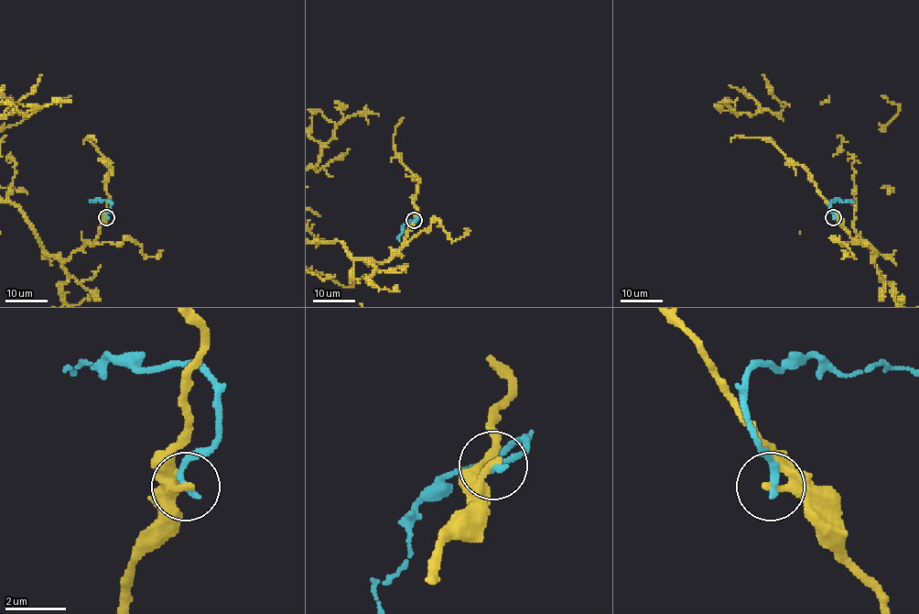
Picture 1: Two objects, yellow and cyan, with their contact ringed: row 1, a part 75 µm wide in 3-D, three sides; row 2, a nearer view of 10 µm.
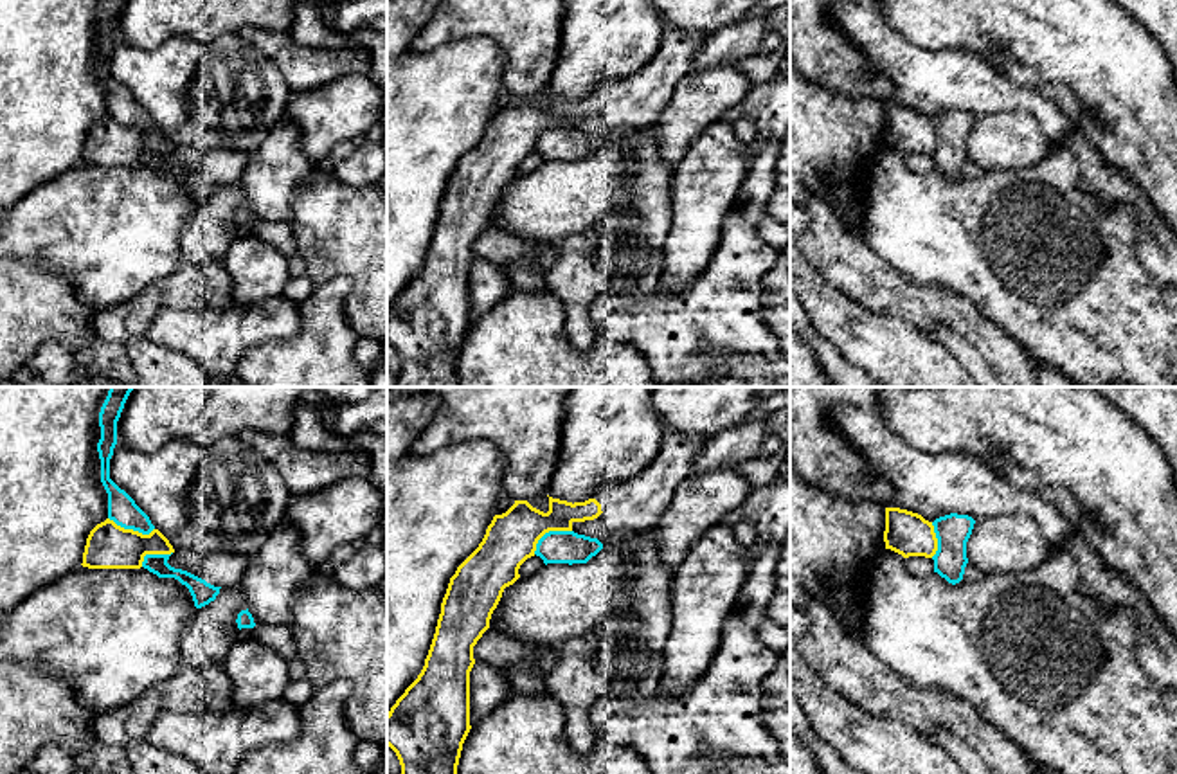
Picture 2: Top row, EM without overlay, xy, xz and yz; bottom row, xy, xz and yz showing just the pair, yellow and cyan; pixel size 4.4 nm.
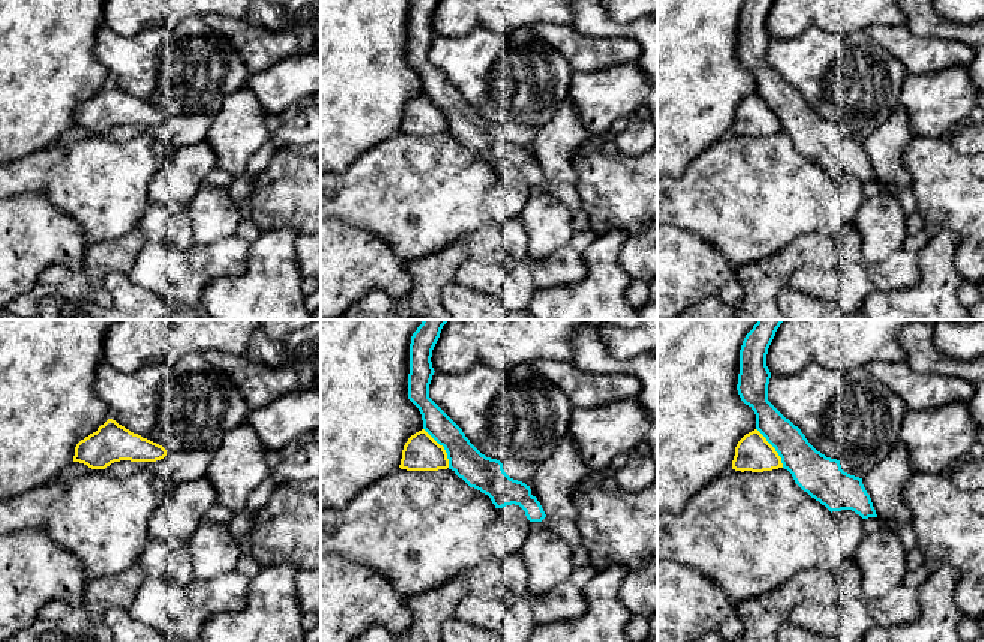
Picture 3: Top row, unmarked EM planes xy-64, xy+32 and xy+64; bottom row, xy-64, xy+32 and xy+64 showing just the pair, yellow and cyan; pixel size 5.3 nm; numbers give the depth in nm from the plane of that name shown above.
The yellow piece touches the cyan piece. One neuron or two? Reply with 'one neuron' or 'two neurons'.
two neurons

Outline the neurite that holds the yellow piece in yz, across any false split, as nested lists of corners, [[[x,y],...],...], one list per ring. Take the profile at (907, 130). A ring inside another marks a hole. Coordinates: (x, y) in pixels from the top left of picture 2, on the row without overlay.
[[[885,104],[884,139],[885,146],[891,146],[903,155],[932,155],[938,148],[938,135],[932,119],[918,110],[900,104]]]

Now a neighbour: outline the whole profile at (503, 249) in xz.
[[[490,223],[473,243],[473,256],[493,263],[506,274],[513,265],[535,265],[547,274],[558,261],[558,243],[518,238]]]

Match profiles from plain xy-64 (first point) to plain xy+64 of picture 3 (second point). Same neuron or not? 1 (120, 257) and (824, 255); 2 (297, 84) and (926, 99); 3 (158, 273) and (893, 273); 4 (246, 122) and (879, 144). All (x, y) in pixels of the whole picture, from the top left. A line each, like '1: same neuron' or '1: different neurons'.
1: same neuron
2: same neuron
3: same neuron
4: same neuron

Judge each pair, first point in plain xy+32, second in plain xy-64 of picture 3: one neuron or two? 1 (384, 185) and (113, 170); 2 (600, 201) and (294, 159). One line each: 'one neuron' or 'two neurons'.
1: one neuron
2: one neuron

